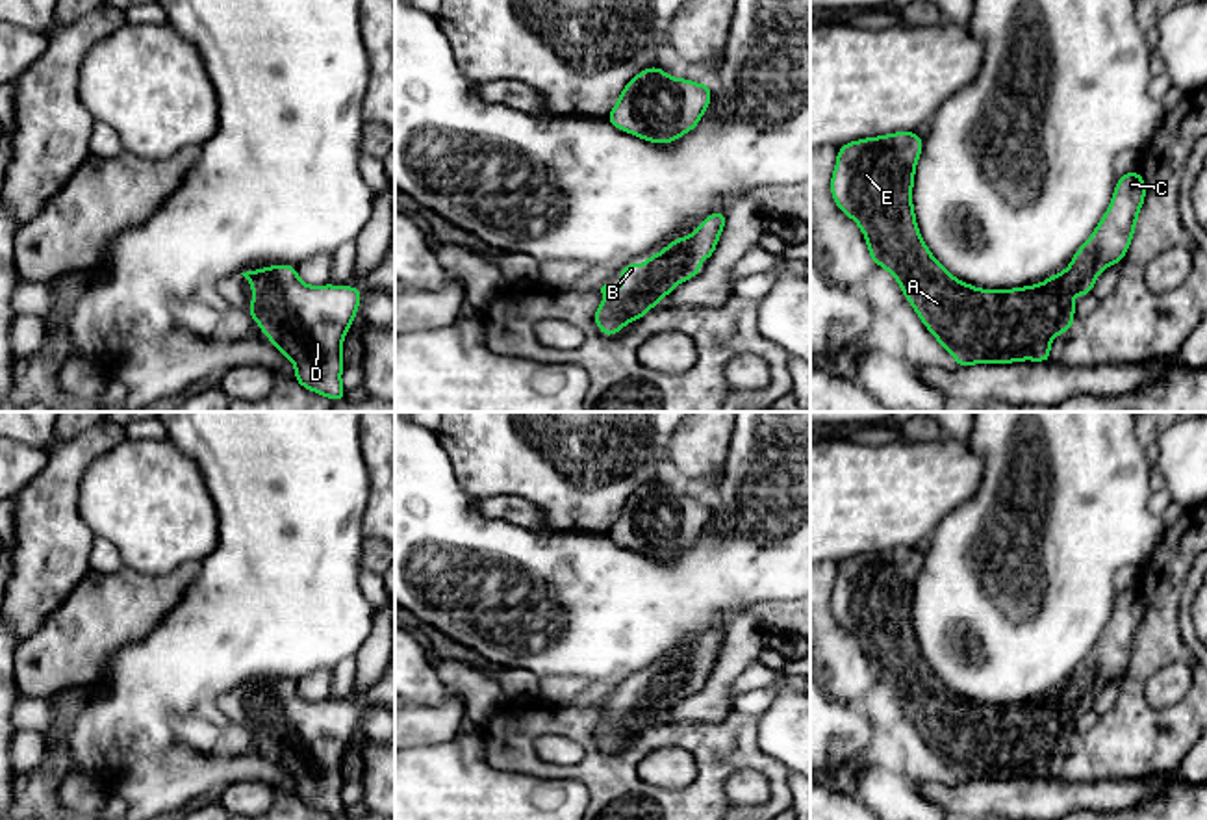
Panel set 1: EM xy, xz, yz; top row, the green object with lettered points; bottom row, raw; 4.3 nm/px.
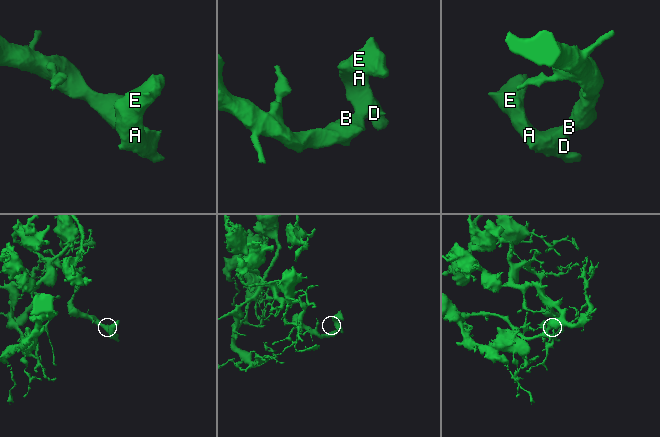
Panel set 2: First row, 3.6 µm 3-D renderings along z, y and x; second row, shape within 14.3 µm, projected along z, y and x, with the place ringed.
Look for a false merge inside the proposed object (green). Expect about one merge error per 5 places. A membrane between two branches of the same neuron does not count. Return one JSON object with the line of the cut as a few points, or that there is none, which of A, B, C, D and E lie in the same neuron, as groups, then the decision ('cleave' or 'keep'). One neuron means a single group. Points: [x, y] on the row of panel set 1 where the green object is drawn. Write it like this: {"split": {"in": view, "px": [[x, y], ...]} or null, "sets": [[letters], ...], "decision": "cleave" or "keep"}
{"split": null, "sets": [["A", "B", "C", "D", "E"]], "decision": "keep"}

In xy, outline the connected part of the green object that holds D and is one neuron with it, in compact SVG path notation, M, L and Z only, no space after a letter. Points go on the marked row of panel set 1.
M291 263L241 275L254 295L247 312L293 362L293 380L332 403L345 399L341 351L362 301L360 286L308 286Z

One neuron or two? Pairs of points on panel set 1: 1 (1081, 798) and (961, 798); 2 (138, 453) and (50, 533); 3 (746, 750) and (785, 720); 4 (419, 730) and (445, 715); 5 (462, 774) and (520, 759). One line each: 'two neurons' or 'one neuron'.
1: one neuron
2: two neurons
3: two neurons
4: one neuron
5: two neurons

